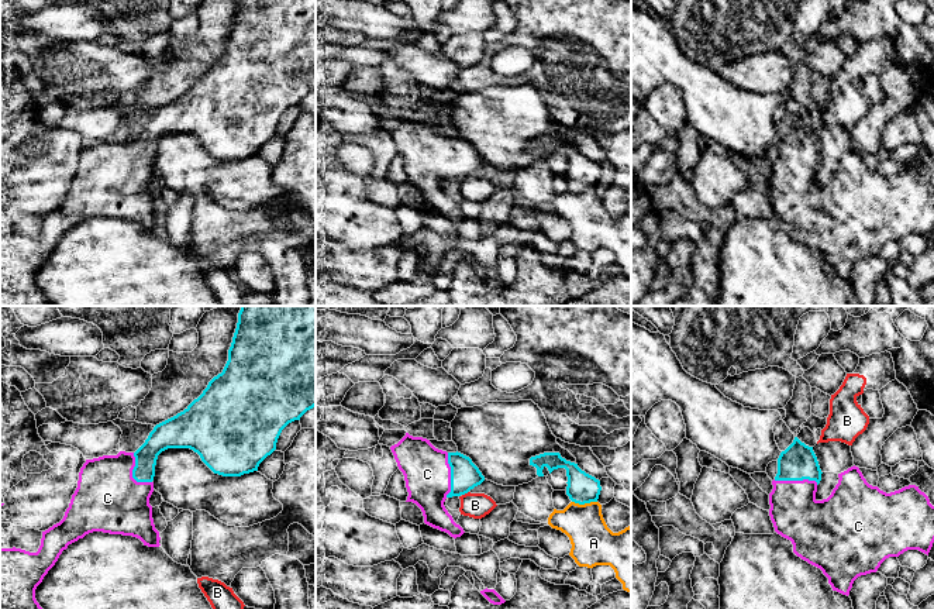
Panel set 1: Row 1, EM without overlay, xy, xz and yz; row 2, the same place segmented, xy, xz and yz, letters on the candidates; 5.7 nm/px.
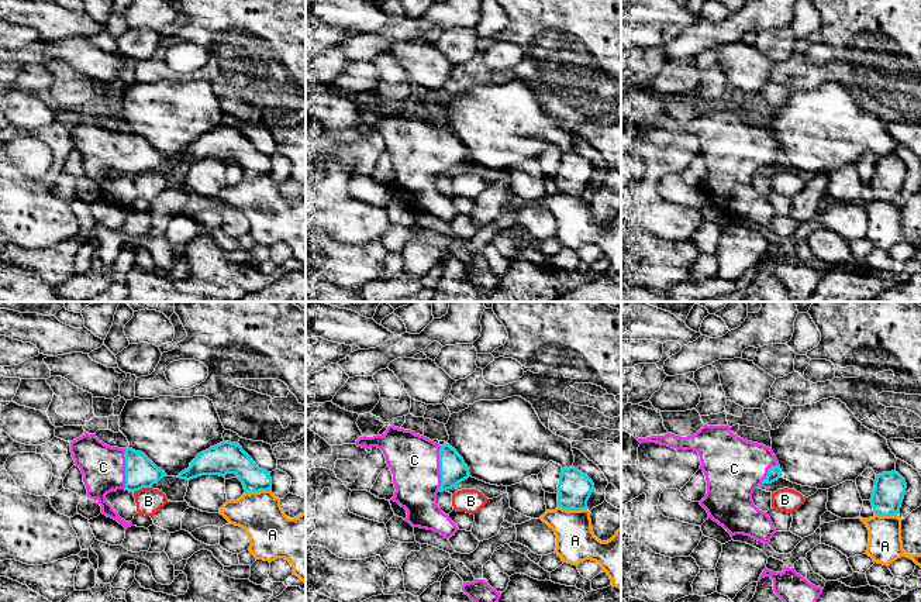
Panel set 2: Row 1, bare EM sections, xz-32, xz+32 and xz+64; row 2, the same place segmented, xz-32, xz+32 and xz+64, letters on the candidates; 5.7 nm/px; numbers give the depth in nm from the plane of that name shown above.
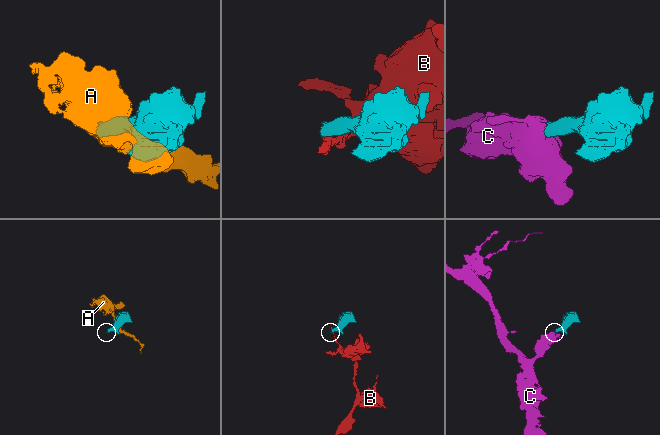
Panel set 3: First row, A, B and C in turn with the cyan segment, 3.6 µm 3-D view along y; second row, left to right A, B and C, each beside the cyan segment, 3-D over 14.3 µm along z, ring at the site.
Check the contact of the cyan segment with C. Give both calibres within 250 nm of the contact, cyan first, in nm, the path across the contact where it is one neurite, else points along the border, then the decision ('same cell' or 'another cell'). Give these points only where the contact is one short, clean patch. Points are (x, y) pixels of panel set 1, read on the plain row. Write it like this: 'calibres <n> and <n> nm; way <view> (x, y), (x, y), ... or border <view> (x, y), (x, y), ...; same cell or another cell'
calibres 170 and 260 nm; way xz (465, 160), (451, 160), (427, 158); same cell

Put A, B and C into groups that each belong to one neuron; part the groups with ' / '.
A / B / C

